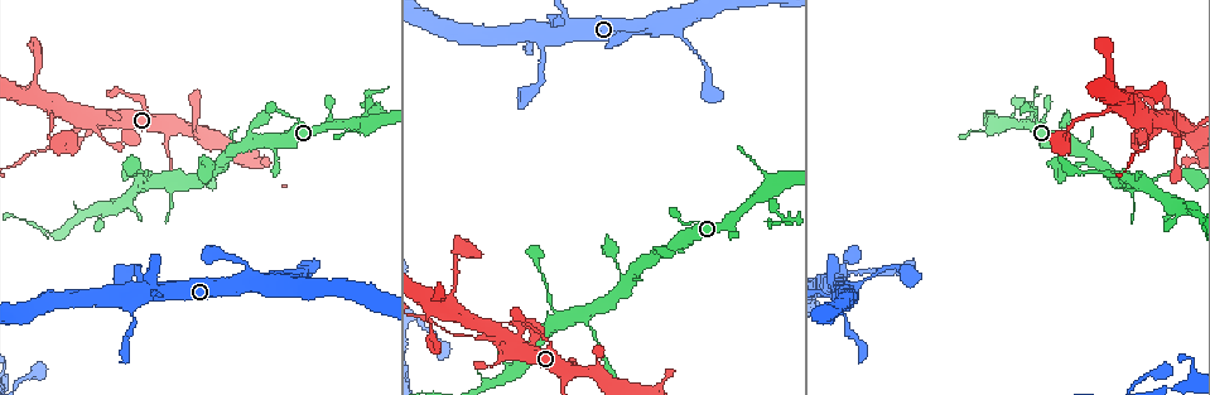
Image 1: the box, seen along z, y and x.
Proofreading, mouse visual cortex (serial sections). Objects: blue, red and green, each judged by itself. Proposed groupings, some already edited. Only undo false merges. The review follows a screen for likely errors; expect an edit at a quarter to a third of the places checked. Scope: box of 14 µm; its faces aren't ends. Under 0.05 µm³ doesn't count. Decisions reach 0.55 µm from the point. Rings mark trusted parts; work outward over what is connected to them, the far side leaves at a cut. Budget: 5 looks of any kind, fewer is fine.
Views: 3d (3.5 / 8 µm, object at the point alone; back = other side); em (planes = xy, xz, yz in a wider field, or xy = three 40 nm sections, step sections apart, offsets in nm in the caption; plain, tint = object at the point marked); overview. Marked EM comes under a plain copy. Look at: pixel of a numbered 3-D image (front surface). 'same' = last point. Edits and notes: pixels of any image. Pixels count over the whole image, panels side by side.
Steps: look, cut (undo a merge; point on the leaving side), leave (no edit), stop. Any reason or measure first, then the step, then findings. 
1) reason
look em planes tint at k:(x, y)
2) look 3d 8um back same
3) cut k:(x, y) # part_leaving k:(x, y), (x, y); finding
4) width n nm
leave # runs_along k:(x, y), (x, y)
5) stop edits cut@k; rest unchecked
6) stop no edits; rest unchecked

sharp bend
look 3d 3.5um at 1:(380, 109)

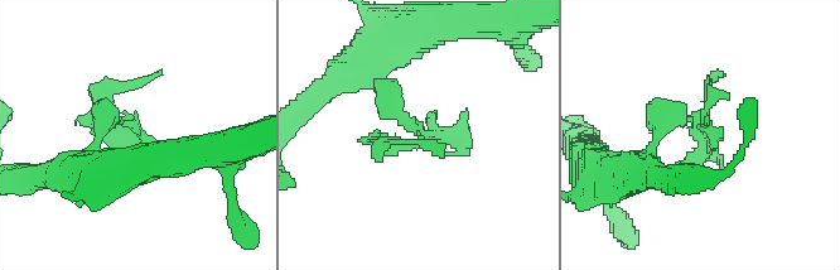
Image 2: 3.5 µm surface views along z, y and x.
need the tissue
look em xy step 1 tint at 2:(141, 134)

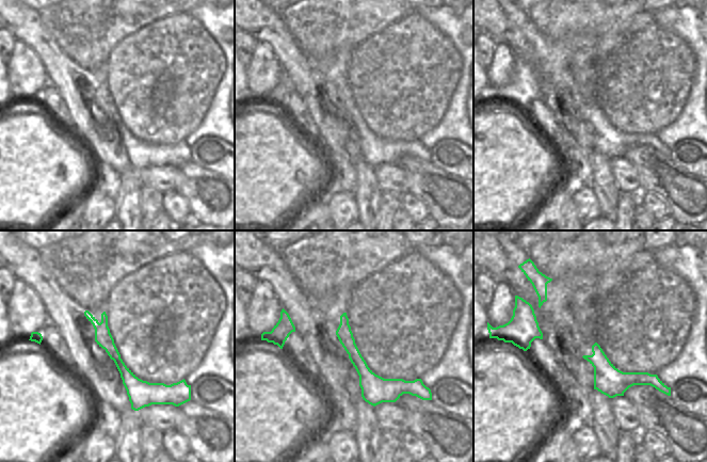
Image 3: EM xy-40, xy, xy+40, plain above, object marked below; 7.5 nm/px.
cut 2:(377, 145) # part_leaving 2:(689, 119), (715, 138), (705, 123), (711, 91); two cells meet here

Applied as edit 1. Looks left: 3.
thin neck
look 3d 3.5um at 1:(1148, 140)

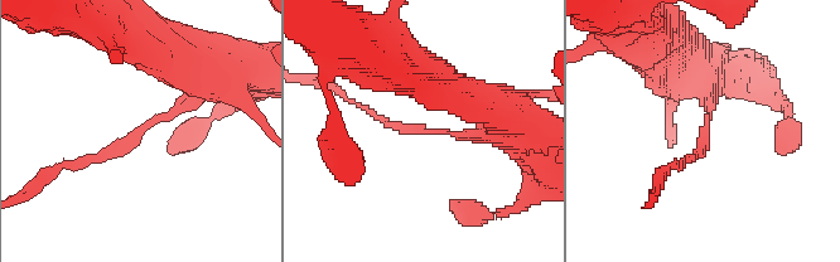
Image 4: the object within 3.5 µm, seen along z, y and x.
arm_widths 100, 200 nm; now the EM
look em xy step 3 tint at 4:(708, 130)

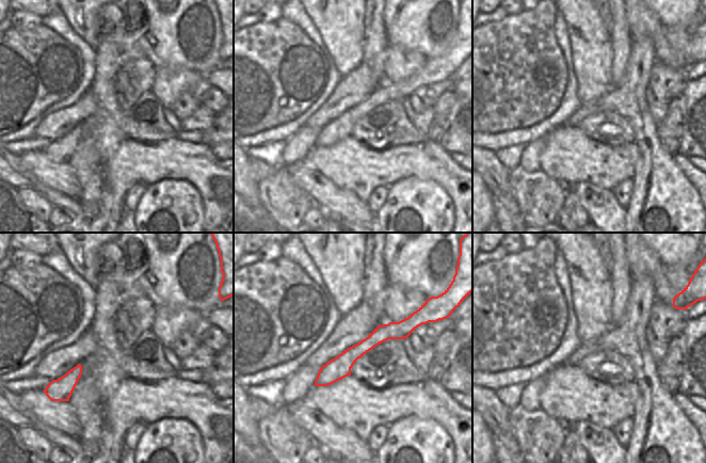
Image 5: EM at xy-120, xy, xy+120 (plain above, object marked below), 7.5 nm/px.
width 160 nm
cut 4:(112, 151) # part_leaving 4:(146, 127), (46, 178); a second cell is stuck on

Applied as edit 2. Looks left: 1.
stop edits cut@2, cut@4; rest unchecked

